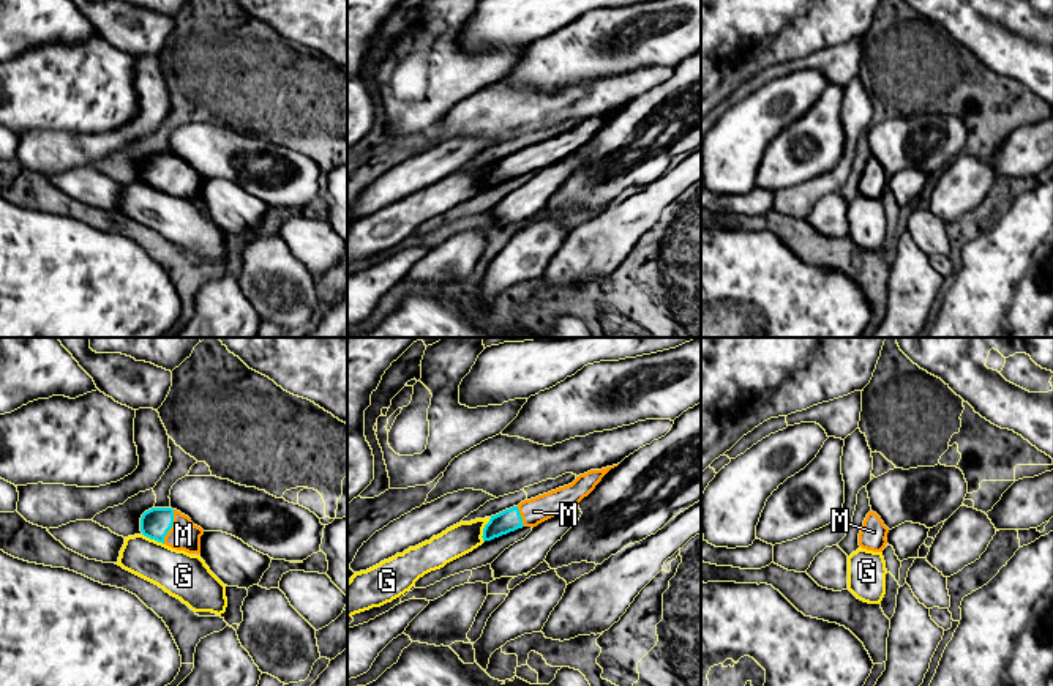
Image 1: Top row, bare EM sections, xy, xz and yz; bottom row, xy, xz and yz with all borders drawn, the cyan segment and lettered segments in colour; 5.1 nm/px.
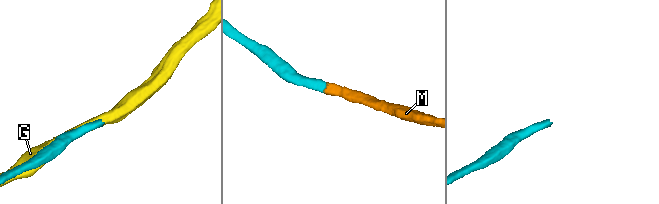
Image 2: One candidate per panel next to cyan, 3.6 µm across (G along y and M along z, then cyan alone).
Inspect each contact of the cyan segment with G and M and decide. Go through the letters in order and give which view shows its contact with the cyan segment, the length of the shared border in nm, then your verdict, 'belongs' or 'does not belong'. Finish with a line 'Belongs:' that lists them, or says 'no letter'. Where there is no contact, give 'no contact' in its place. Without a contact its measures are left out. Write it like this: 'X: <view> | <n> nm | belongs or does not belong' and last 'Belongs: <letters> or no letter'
G: xz | 130 nm | does not belong
M: xy | 190 nm | belongs
Belongs: M

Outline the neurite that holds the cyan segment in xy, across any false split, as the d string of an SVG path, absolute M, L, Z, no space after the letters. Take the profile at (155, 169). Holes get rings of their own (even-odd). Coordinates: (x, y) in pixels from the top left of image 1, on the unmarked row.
M152 155L141 164L144 183L188 200L200 200L204 177L191 166L172 155Z

